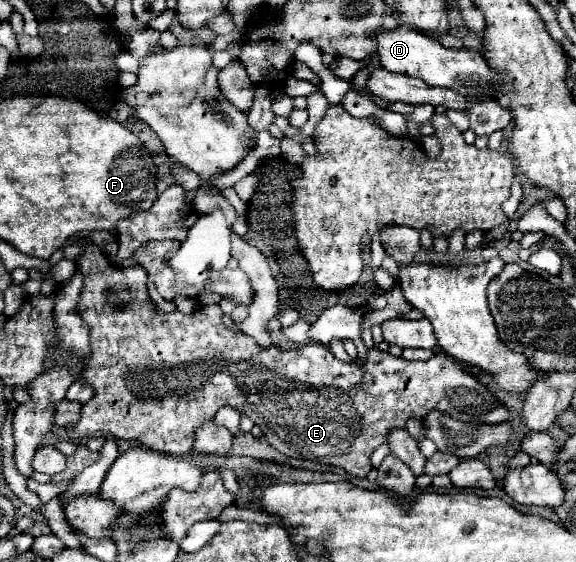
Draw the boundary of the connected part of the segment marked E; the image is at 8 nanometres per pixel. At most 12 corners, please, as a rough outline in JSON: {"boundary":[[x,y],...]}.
{"boundary":[[75,264],[95,396],[67,428],[185,456],[231,406],[281,454],[365,478],[431,410],[509,410],[443,352],[263,348],[219,304]]}

